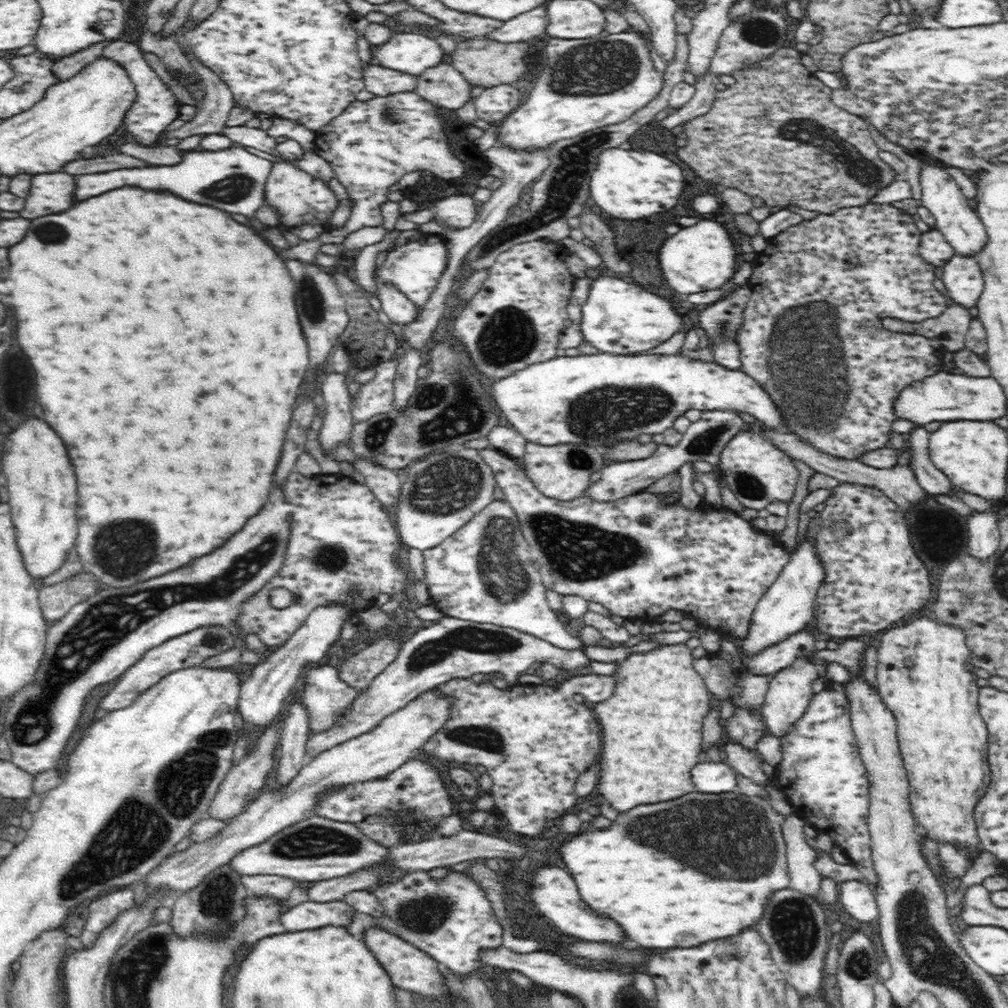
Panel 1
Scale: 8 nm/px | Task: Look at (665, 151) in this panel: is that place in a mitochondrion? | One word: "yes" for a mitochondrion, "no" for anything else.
no

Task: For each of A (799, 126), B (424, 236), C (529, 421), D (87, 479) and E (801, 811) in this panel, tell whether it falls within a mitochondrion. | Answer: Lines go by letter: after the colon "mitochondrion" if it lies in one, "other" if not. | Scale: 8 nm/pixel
A: other
B: other
C: other
D: other
E: other

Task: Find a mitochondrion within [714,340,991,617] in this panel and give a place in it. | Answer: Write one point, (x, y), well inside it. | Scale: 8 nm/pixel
(748, 486)

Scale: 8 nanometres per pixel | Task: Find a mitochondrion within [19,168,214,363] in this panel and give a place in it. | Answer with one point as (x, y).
(51, 233)

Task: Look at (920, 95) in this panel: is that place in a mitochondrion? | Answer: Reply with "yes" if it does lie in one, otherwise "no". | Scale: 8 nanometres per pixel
no

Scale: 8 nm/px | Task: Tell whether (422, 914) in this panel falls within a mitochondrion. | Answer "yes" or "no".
yes

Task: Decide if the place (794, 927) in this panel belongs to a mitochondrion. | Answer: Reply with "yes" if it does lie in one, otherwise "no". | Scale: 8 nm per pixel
yes

